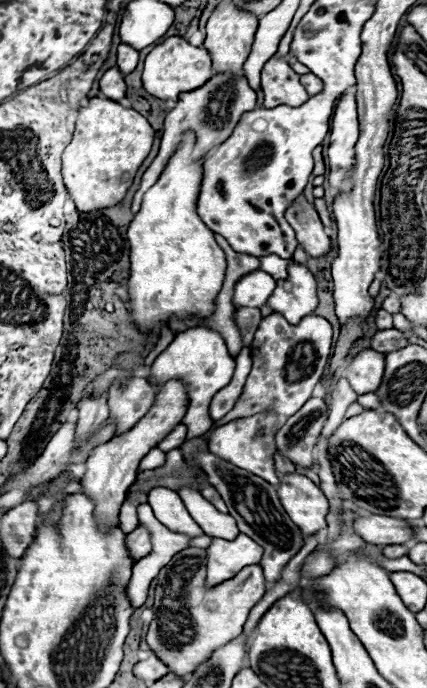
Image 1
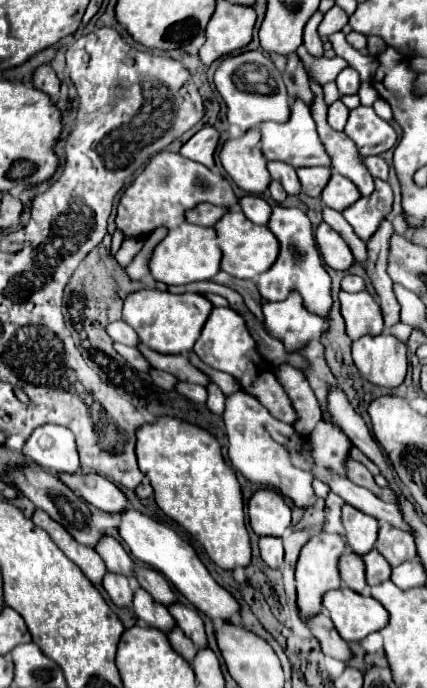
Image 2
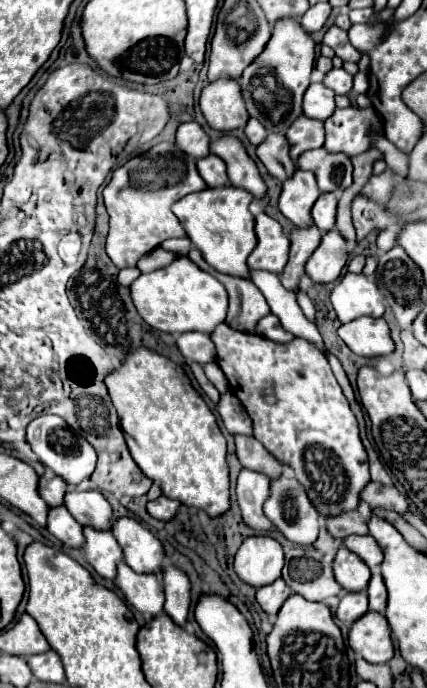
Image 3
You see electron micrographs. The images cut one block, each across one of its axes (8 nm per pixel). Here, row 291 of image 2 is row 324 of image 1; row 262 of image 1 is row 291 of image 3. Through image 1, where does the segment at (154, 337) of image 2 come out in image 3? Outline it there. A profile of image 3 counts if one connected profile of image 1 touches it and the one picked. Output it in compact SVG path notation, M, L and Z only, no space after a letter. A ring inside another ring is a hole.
M176 258L166 268L140 274L132 286L132 302L142 316L142 320L162 332L184 332L184 330L198 330L198 332L212 332L216 324L224 322L226 308L228 308L228 294L224 286L210 276L208 272L202 272L192 260L188 258ZM186 324L210 324L202 328L186 328Z

